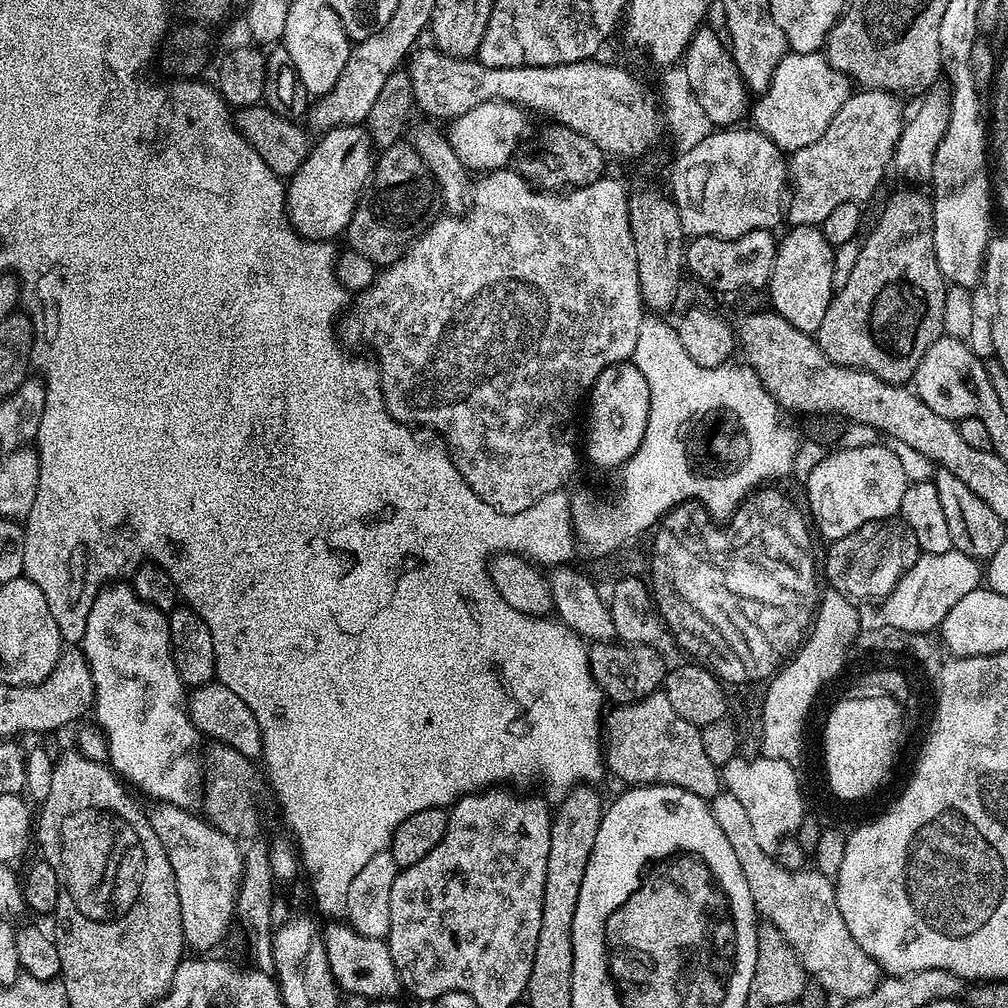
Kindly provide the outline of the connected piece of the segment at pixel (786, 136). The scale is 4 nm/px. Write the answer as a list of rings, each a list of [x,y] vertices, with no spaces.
[[[789,51],[778,62],[768,83],[768,89],[755,97],[750,108],[751,123],[766,138],[773,140],[785,153],[793,154],[814,143],[825,133],[842,104],[854,92],[847,76],[830,66],[827,56],[820,52],[798,54]]]

